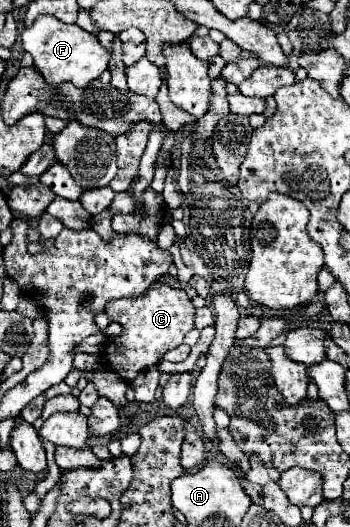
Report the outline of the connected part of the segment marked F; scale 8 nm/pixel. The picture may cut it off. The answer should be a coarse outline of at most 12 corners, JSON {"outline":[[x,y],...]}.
{"outline":[[38,17],[22,31],[48,85],[86,87],[108,51],[78,25]]}

